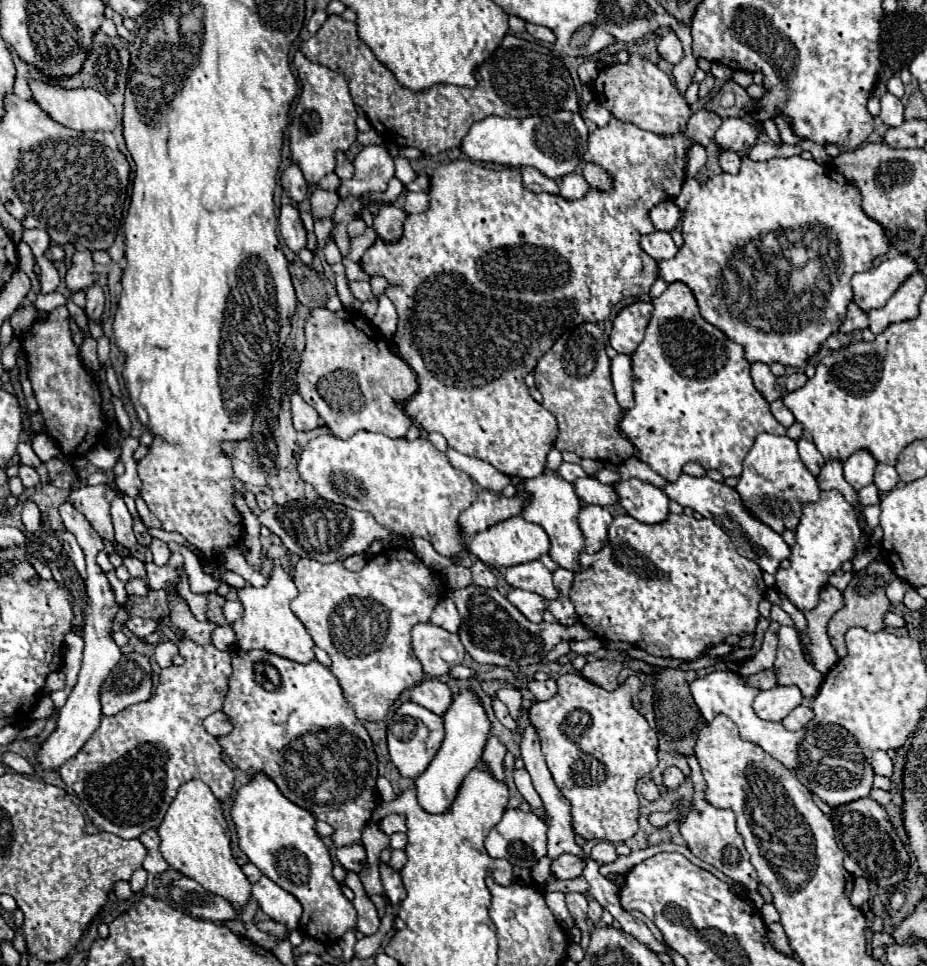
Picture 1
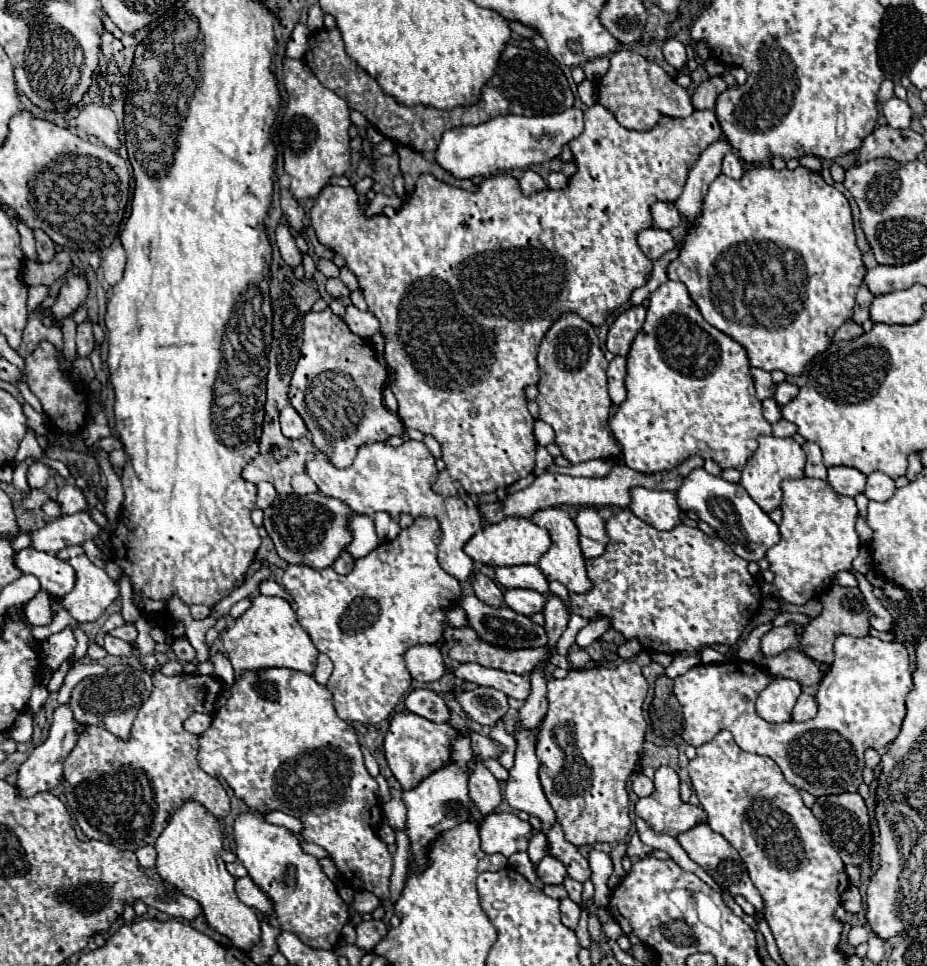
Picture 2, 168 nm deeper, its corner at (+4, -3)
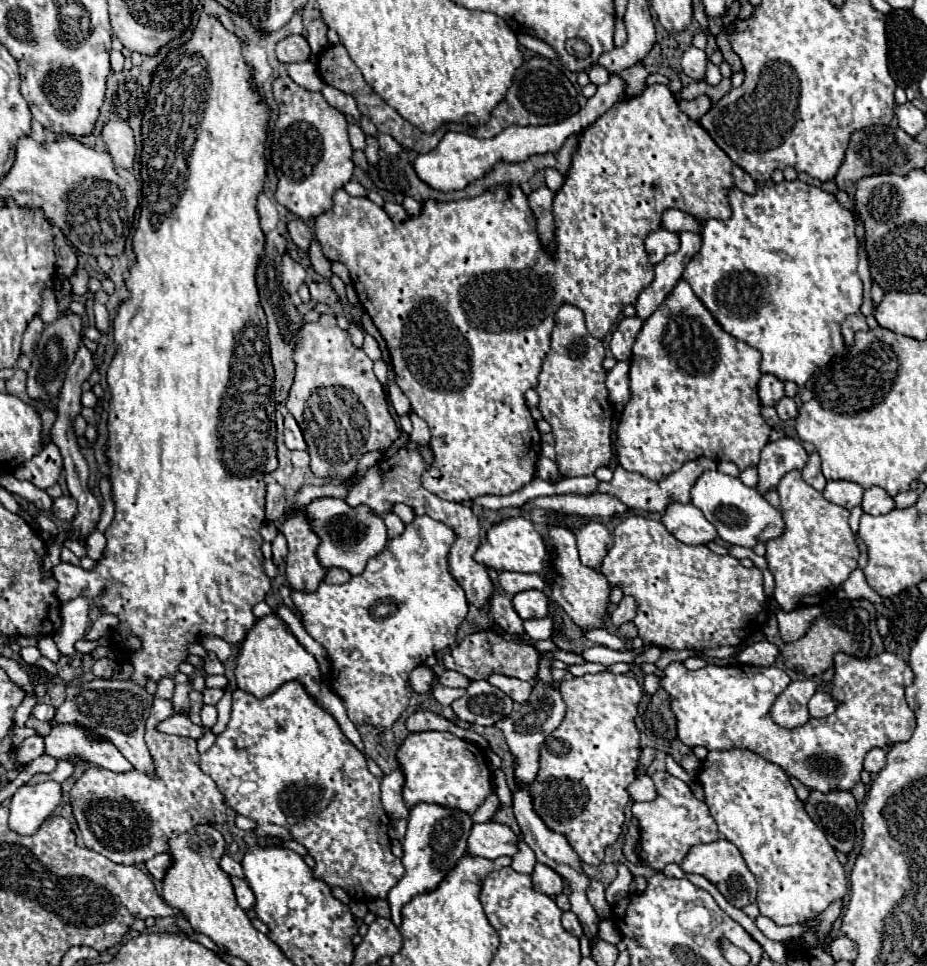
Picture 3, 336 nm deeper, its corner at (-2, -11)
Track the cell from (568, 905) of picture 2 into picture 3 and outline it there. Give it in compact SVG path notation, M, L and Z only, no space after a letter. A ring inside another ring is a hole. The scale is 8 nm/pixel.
M565 911L565 913L563 913L563 927L565 927L567 931L575 933L575 935L581 935L581 933L583 933L583 927L581 927L577 915L573 915L573 911Z

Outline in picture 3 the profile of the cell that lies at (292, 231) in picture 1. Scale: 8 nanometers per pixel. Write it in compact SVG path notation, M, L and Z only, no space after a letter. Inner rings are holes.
M289 253L283 255L283 285L289 293L295 293L299 289L299 285L305 281L305 269L301 267L301 263L293 261Z

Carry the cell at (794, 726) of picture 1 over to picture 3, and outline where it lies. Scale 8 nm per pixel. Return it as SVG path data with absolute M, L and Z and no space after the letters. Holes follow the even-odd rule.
M815 693L809 701L809 717L811 719L823 719L835 711L835 701L829 693Z

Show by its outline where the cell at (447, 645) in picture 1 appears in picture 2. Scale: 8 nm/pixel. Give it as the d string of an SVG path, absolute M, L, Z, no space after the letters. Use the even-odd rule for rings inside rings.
M423 645L423 647L411 647L405 655L407 669L413 679L419 683L437 681L447 673L449 669L443 663L441 649L437 645Z

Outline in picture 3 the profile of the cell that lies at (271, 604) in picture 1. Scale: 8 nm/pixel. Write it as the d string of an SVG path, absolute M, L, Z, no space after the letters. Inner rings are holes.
M273 613L257 619L245 635L239 655L235 659L235 681L237 689L253 693L255 697L265 697L287 681L301 681L309 695L317 697L321 685L321 671L317 659L295 639L283 619Z

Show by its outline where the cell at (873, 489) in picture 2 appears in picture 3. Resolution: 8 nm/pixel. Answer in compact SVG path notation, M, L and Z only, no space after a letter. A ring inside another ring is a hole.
M869 487L863 495L861 507L865 513L883 515L883 513L889 513L891 509L895 509L895 501L883 487Z

